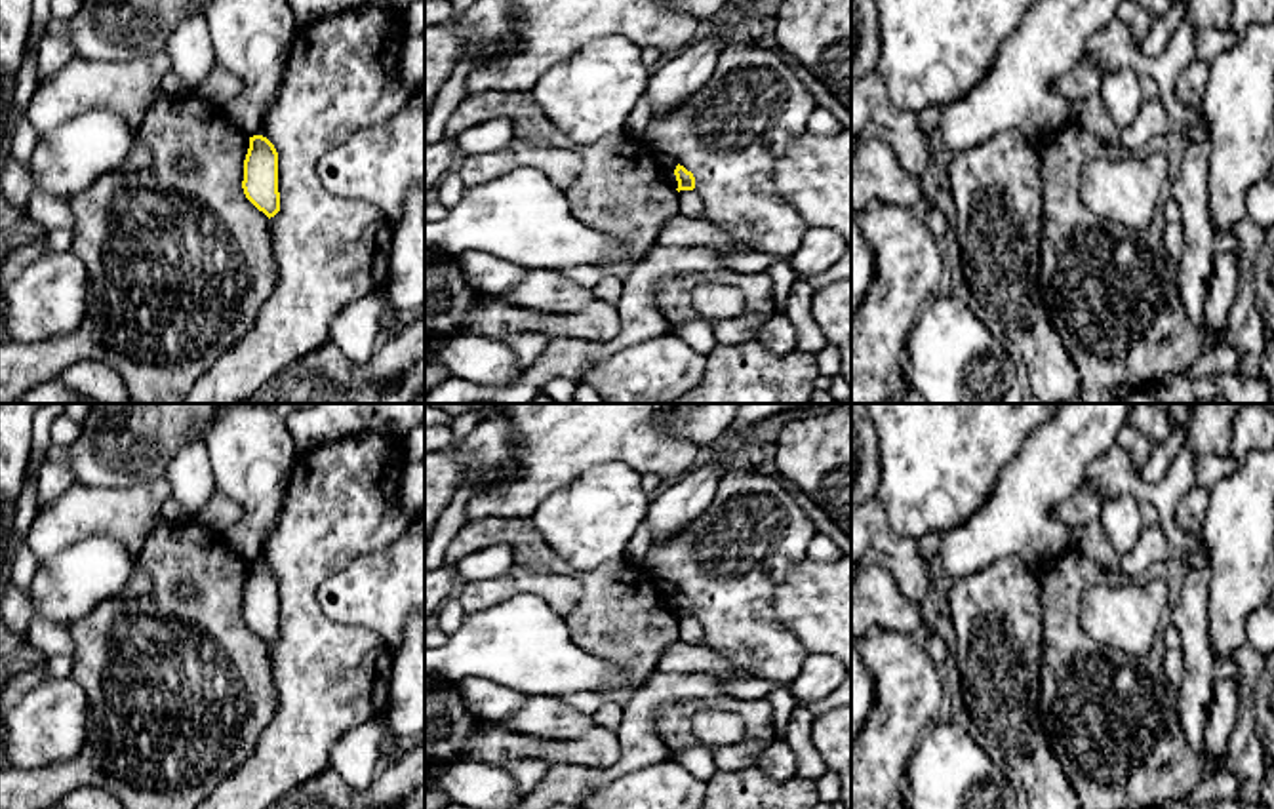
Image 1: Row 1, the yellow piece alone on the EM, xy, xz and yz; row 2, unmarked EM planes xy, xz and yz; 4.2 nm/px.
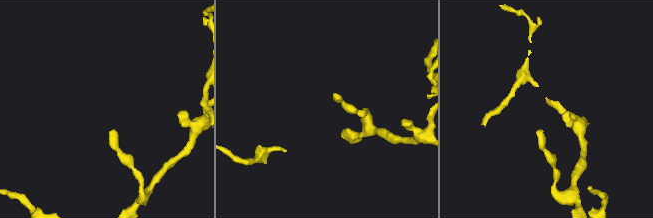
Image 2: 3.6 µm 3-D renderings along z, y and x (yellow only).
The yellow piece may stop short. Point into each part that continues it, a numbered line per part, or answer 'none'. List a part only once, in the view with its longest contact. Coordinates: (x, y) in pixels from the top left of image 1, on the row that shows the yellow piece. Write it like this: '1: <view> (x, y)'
none

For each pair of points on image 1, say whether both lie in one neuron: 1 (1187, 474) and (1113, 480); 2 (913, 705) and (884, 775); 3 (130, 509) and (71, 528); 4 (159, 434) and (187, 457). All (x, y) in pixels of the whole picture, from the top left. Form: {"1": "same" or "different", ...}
{"1": "same", "2": "same", "3": "same", "4": "different"}

